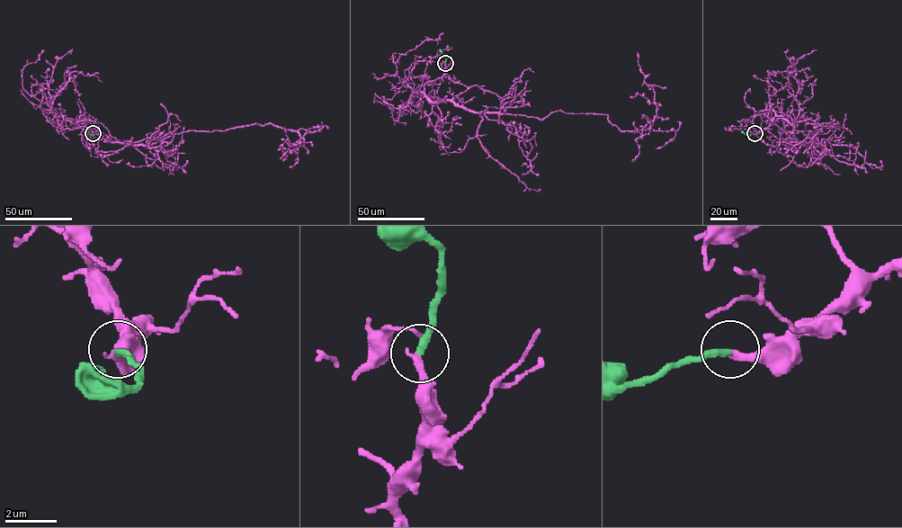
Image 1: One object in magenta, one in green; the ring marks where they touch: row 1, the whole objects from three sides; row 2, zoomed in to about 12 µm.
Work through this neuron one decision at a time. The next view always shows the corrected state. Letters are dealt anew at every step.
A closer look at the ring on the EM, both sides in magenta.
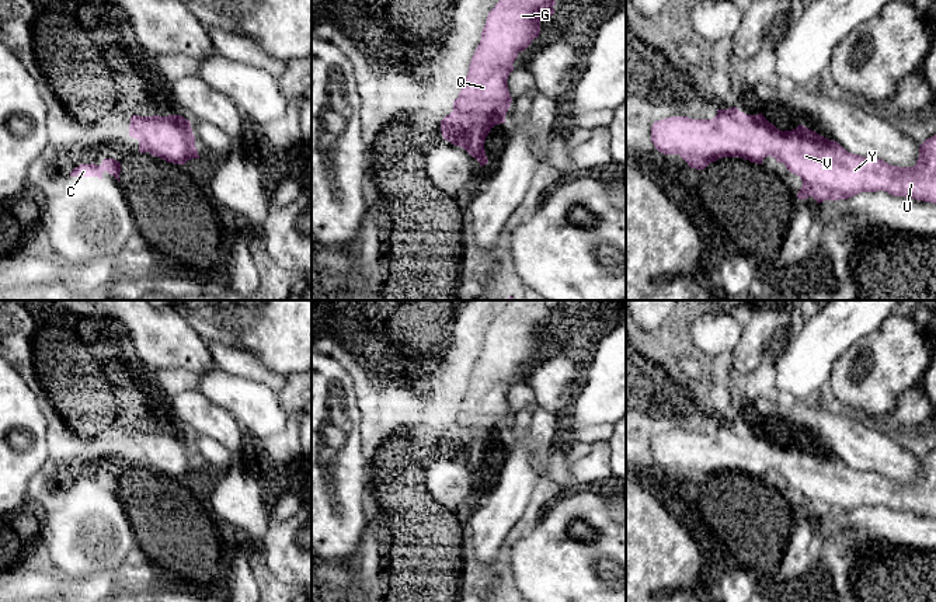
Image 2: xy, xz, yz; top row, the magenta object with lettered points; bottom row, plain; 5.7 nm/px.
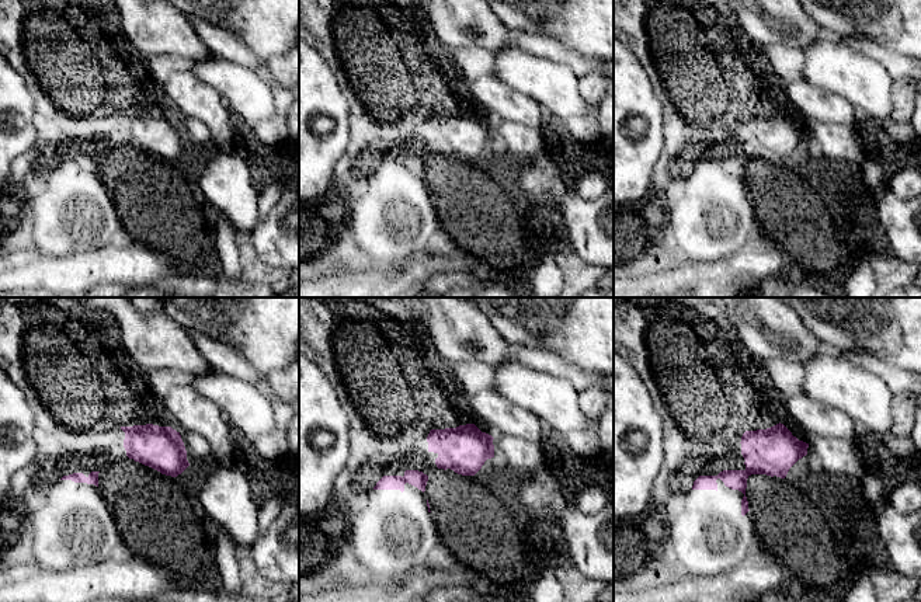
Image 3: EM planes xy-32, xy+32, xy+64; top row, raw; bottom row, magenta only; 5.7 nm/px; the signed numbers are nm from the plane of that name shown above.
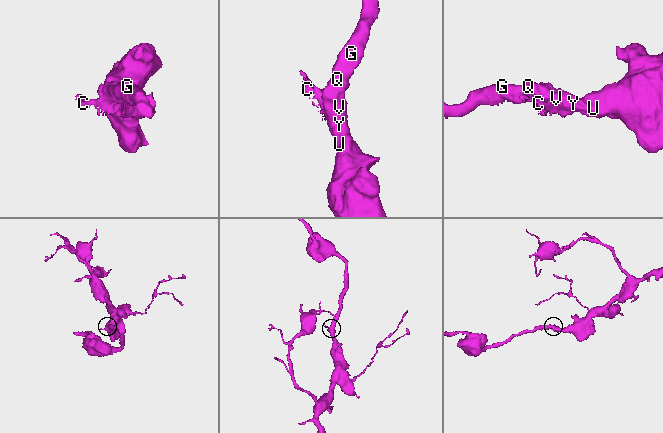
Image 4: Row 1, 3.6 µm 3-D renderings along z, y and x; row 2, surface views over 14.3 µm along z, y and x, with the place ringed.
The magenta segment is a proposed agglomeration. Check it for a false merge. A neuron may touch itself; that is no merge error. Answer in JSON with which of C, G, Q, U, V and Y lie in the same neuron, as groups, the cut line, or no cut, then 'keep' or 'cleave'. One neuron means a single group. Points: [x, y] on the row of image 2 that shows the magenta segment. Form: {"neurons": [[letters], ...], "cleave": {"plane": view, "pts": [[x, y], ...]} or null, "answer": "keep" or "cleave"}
{"neurons": [["C", "G", "Q", "U", "V", "Y"]], "cleave": null, "answer": "keep"}

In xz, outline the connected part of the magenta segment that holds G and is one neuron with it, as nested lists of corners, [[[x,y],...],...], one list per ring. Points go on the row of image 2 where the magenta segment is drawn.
[[[500,0],[488,13],[481,39],[472,58],[466,81],[459,97],[453,101],[453,111],[441,121],[445,140],[463,147],[480,166],[488,159],[484,142],[490,131],[505,122],[512,98],[508,90],[508,76],[514,70],[518,53],[525,51],[540,34],[540,21],[554,14],[556,0]]]

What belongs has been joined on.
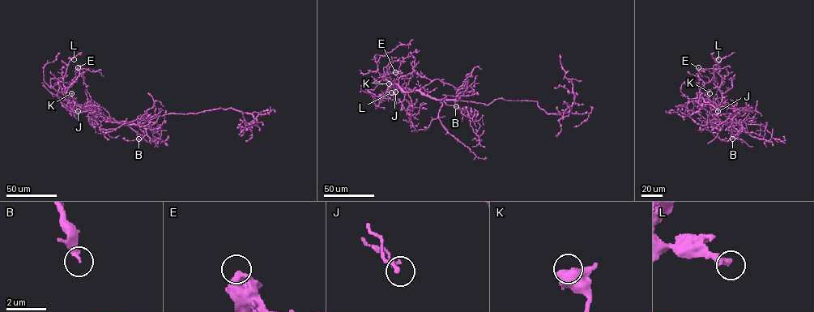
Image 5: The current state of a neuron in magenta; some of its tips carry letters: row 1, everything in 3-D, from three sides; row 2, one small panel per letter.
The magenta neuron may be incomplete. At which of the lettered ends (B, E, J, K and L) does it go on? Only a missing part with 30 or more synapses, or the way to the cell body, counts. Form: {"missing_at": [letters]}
{"missing_at": ["L"]}

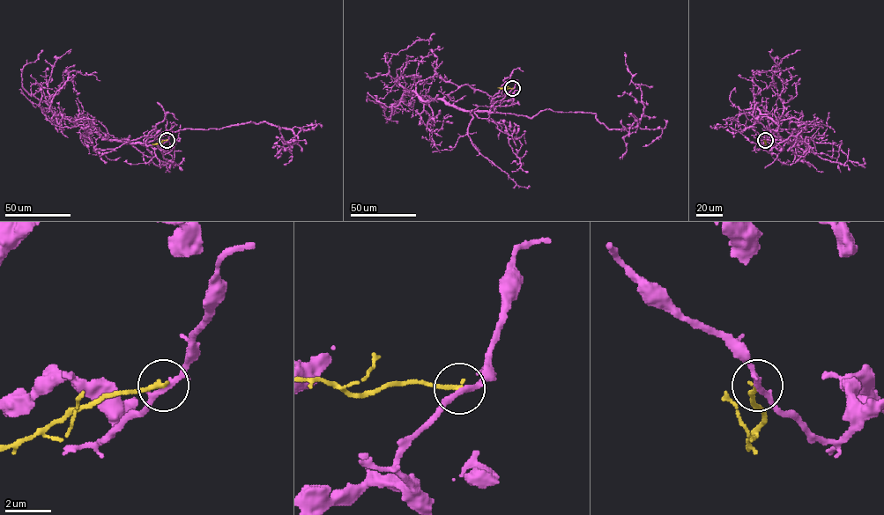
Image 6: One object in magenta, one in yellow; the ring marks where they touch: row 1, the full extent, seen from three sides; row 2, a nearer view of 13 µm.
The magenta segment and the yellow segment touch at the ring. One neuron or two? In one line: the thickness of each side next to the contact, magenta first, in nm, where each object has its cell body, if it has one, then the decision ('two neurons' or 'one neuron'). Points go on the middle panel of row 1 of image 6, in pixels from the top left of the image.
240 nm thick on the magenta side, 220 nm on the other; no cell body on magenta; no cell body on yellow; two neurons

